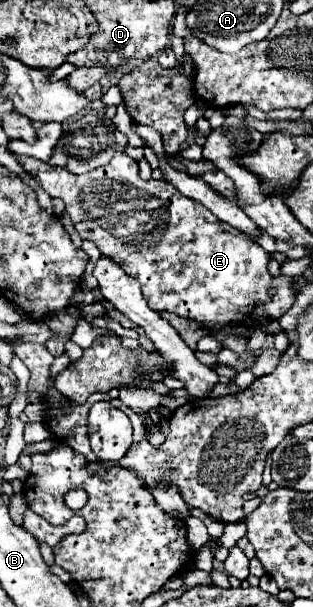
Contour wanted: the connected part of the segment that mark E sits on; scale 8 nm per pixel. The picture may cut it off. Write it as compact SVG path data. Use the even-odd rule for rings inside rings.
M116 152L106 166L94 168L80 176L70 174L62 168L54 168L30 156L18 156L16 160L20 162L22 170L30 174L52 198L60 198L66 204L66 212L70 214L78 234L84 240L96 242L104 256L110 256L126 270L126 274L134 276L140 282L142 294L152 310L174 312L200 324L238 322L254 326L266 318L278 320L294 304L294 280L288 276L270 276L268 256L260 244L250 238L226 232L220 220L214 218L212 212L208 212L208 208L180 194L166 180L142 180L138 176L138 162L128 154ZM270 286L276 286L278 290L274 296L268 296Z

